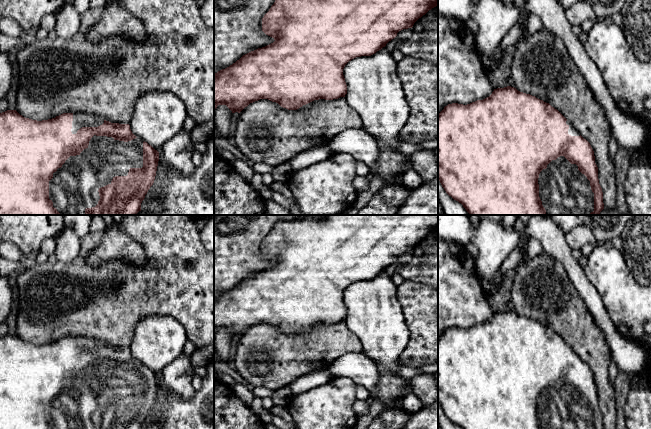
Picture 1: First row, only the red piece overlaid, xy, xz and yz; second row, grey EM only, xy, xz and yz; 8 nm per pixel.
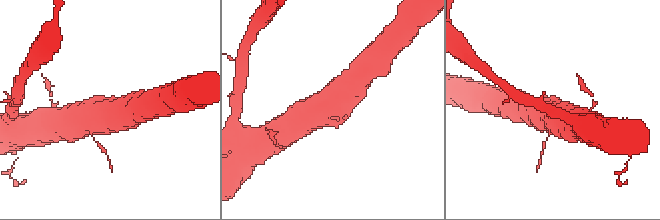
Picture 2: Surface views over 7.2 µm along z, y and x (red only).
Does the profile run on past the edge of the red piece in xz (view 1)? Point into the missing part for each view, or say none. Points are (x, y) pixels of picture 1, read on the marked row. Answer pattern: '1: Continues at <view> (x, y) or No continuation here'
1: No continuation here

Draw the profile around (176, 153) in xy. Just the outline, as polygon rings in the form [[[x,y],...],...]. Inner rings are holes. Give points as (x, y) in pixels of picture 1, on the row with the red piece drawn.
[[[182,129],[161,147],[159,160],[180,175],[189,177],[196,168],[191,158],[193,150],[190,132]]]

